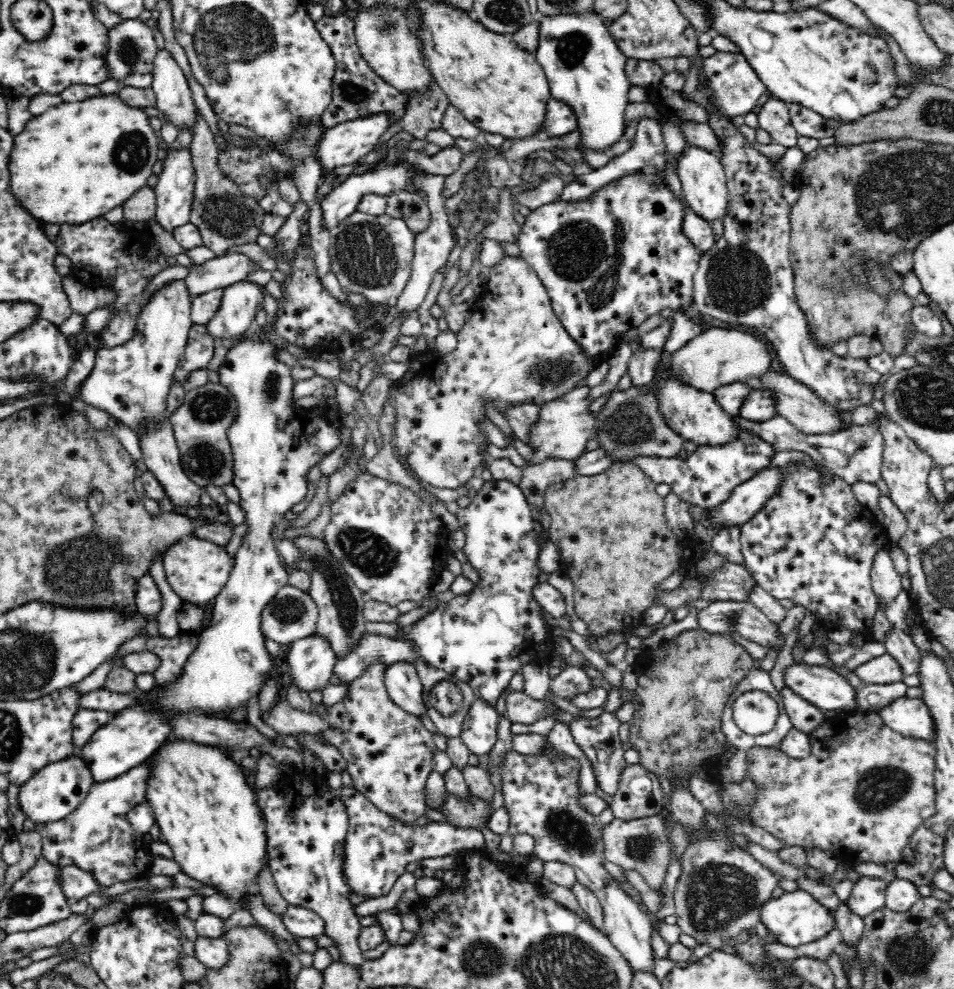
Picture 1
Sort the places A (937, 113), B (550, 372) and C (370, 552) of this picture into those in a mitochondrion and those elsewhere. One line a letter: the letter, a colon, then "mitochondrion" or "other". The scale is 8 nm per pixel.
A: mitochondrion
B: mitochondrion
C: mitochondrion

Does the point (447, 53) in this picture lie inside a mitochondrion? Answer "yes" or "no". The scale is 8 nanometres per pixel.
no

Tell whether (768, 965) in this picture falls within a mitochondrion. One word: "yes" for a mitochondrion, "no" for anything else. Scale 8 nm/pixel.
no

